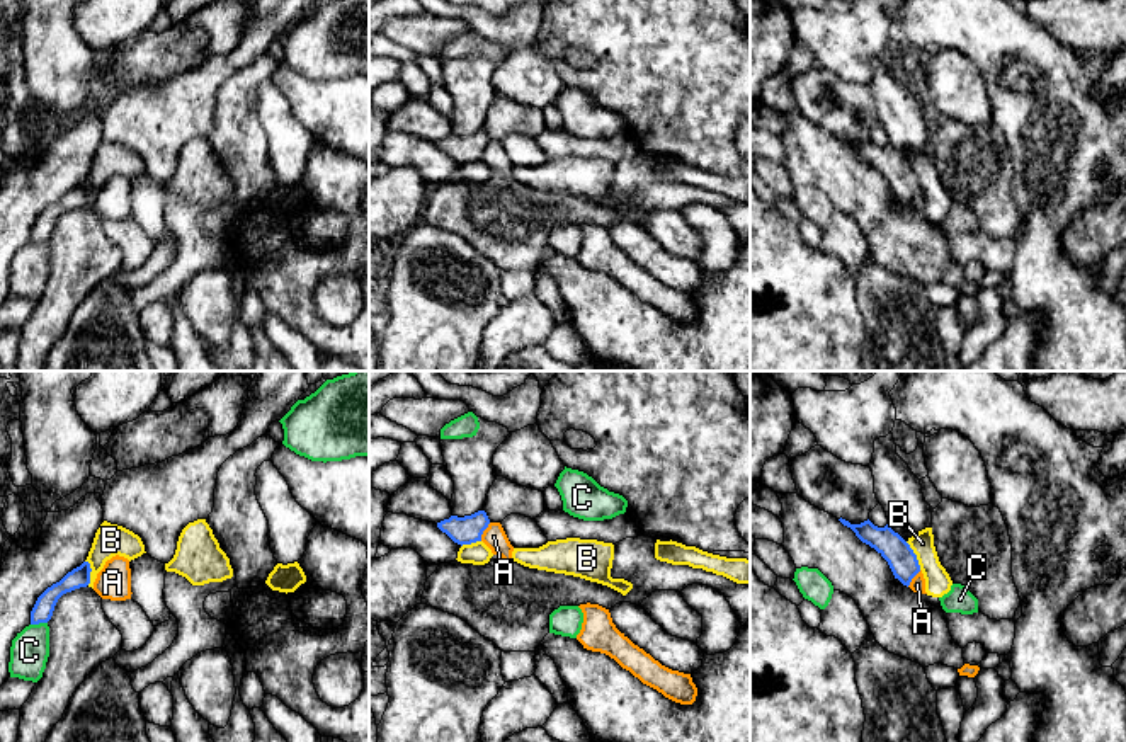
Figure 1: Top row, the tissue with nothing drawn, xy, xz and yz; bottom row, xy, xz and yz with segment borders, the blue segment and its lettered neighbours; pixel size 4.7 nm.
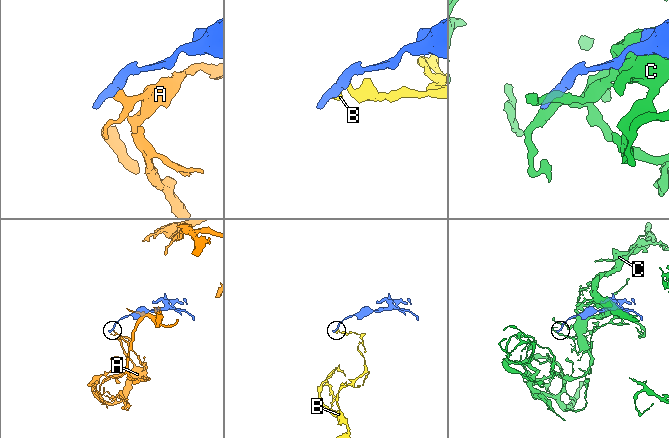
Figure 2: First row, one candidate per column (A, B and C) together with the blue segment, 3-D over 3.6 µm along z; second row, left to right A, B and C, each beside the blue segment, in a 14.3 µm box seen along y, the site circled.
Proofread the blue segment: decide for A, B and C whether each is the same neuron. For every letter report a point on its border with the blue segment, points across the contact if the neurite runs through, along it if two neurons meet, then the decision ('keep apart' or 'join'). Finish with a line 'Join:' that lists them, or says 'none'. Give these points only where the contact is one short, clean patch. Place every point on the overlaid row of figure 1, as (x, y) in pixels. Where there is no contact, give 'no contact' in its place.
A: contact xz (483, 530); border xz (490, 523), (480, 540); keep apart
B: contact yz (915, 555); border yz (905, 542), (921, 569); keep apart
C: contact xy (38, 623); keep apart
Join: none

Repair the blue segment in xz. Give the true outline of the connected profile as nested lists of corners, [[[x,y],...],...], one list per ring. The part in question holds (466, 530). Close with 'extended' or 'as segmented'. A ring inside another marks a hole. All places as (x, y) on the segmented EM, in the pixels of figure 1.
[[[478,511],[471,516],[458,517],[451,516],[437,522],[437,528],[446,533],[458,545],[471,545],[481,541],[483,531],[488,528],[490,519],[485,511]]] | as segmented

